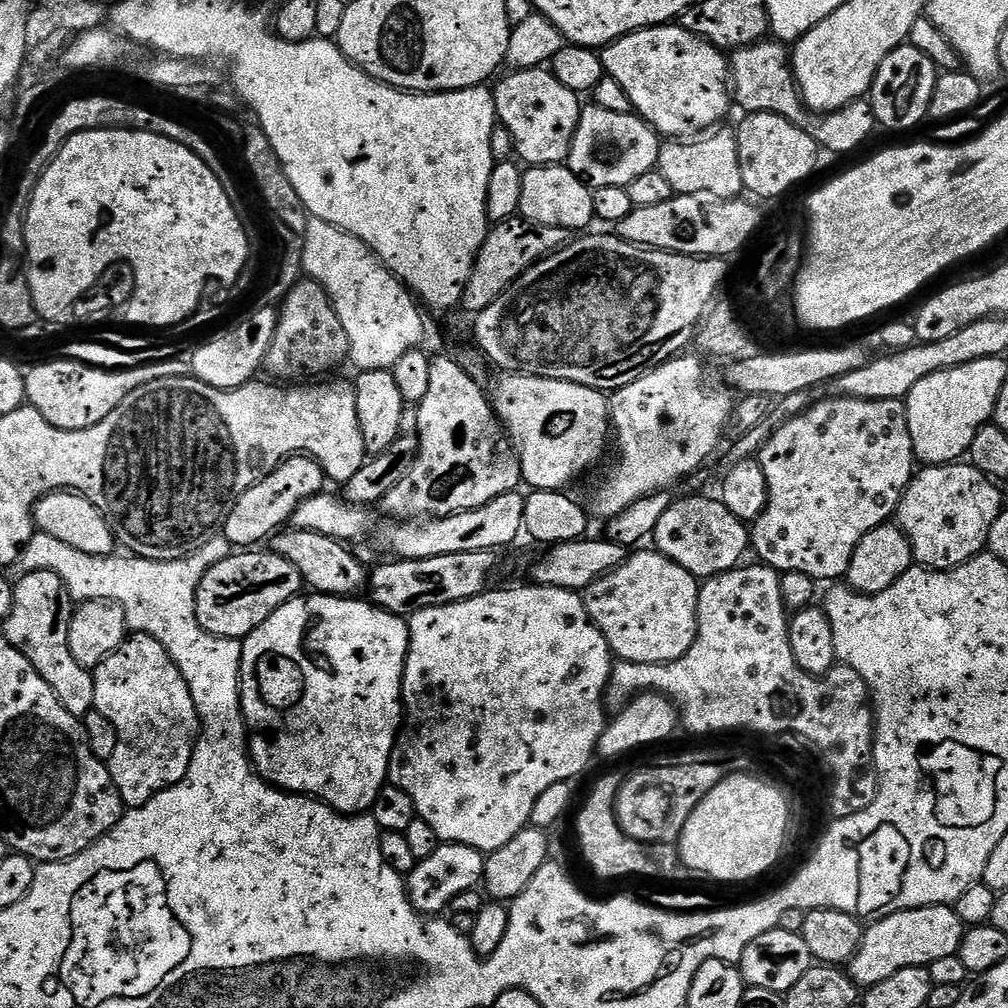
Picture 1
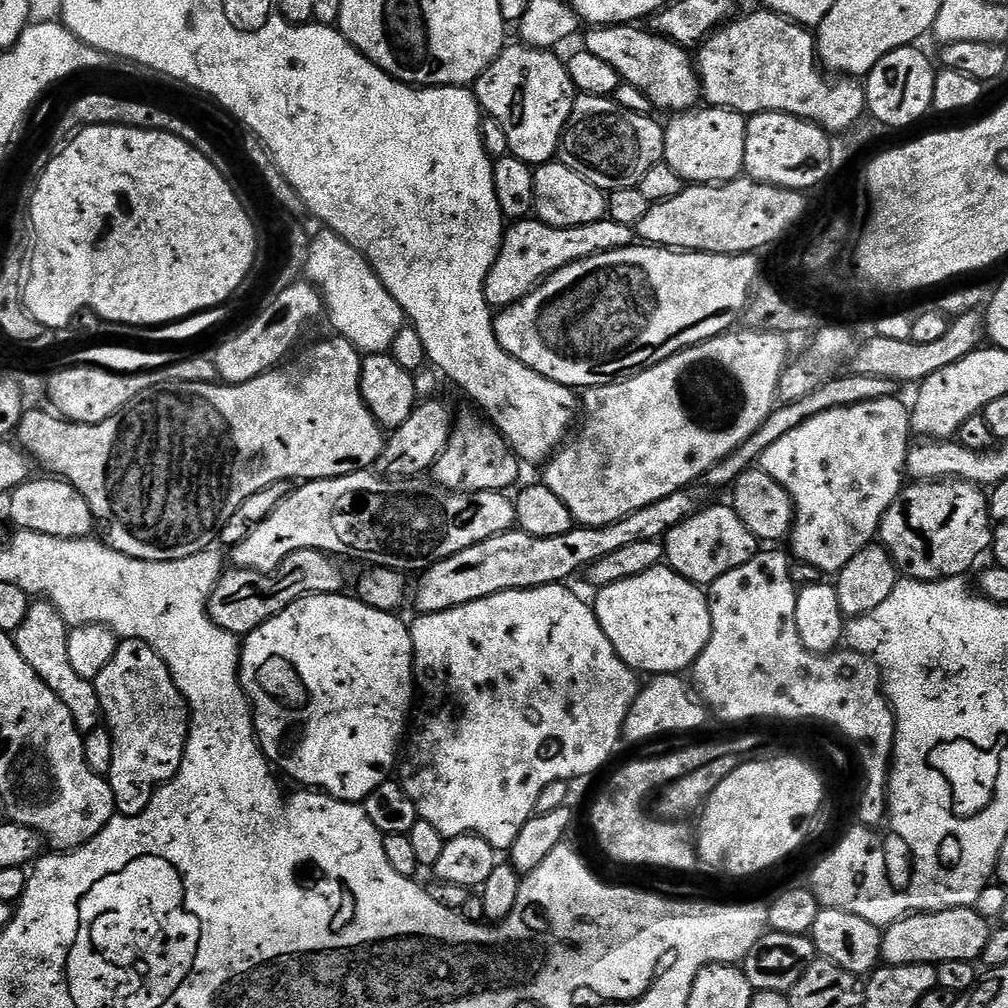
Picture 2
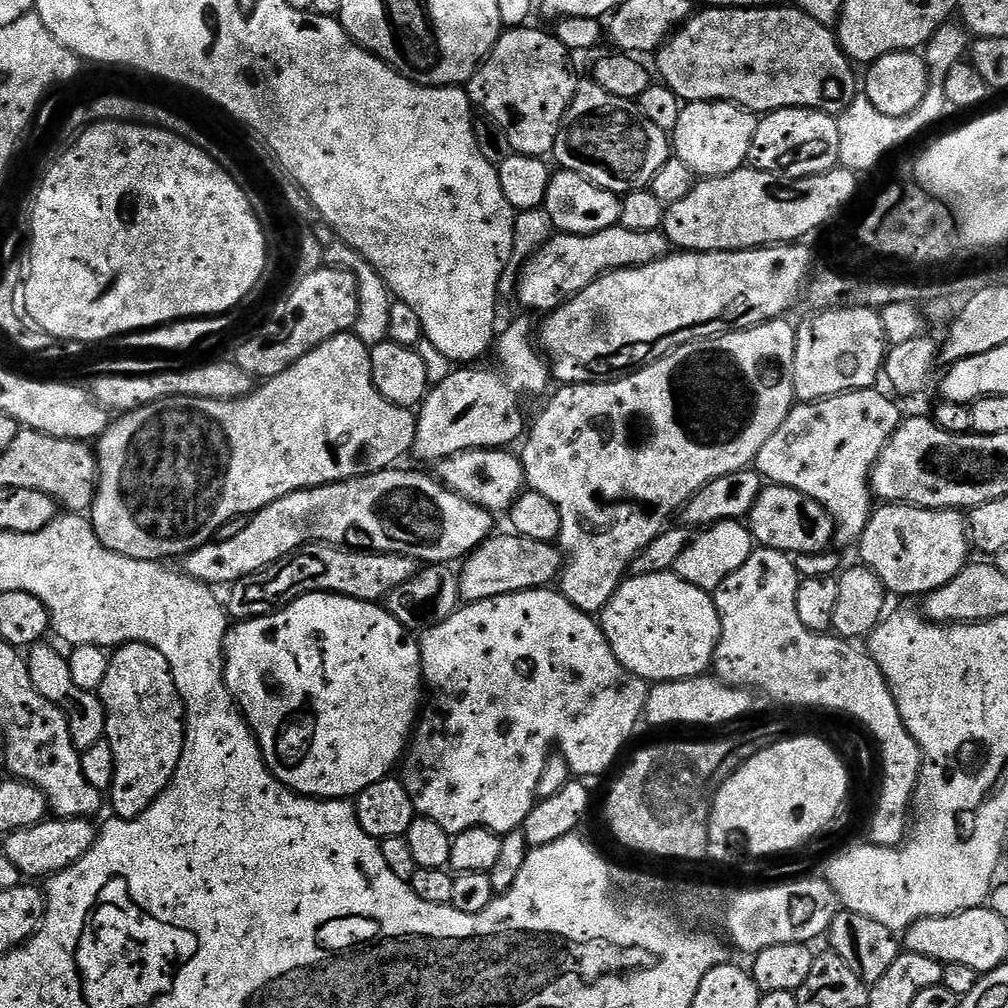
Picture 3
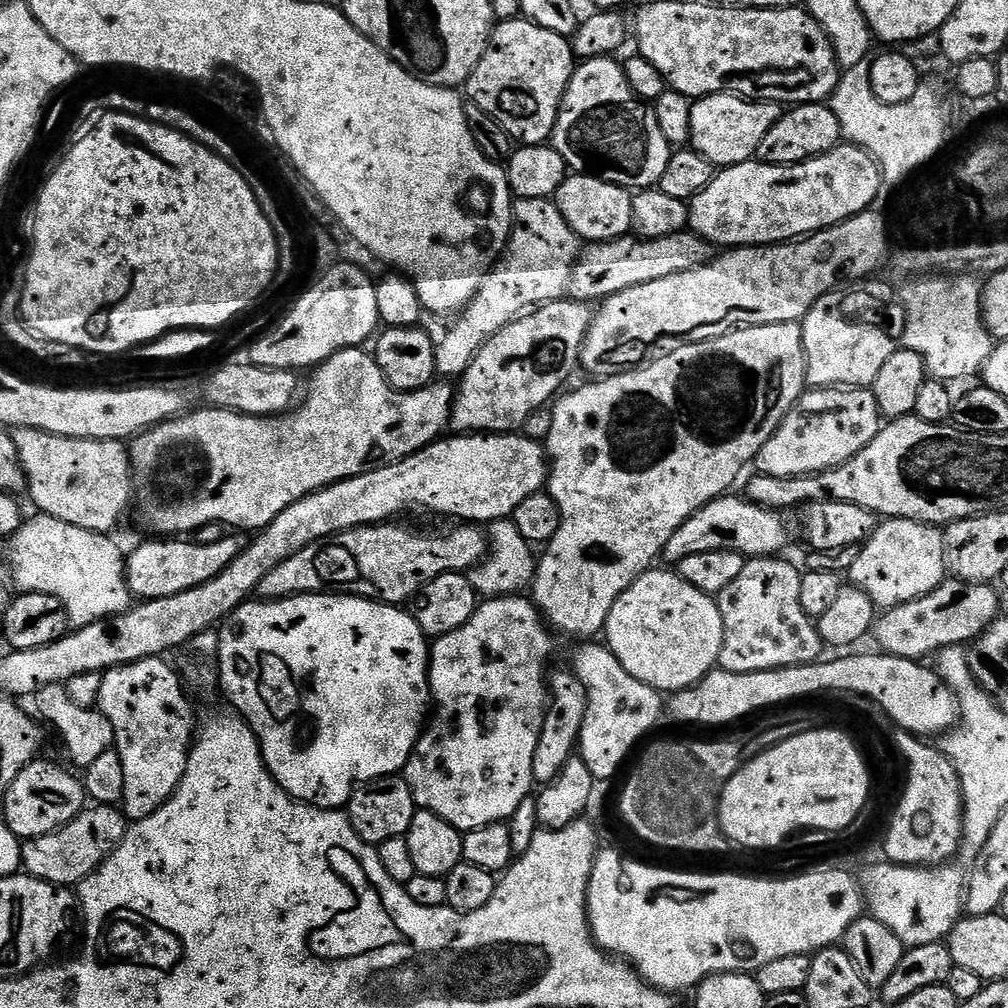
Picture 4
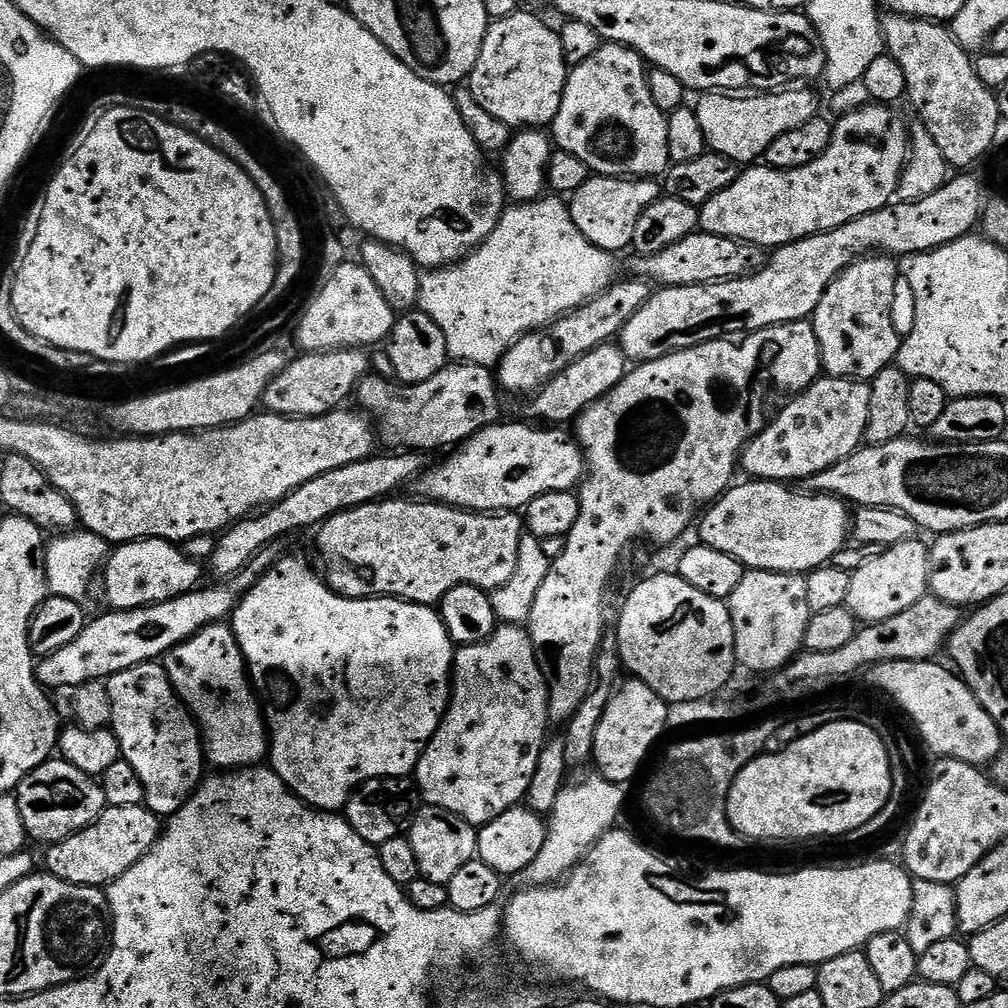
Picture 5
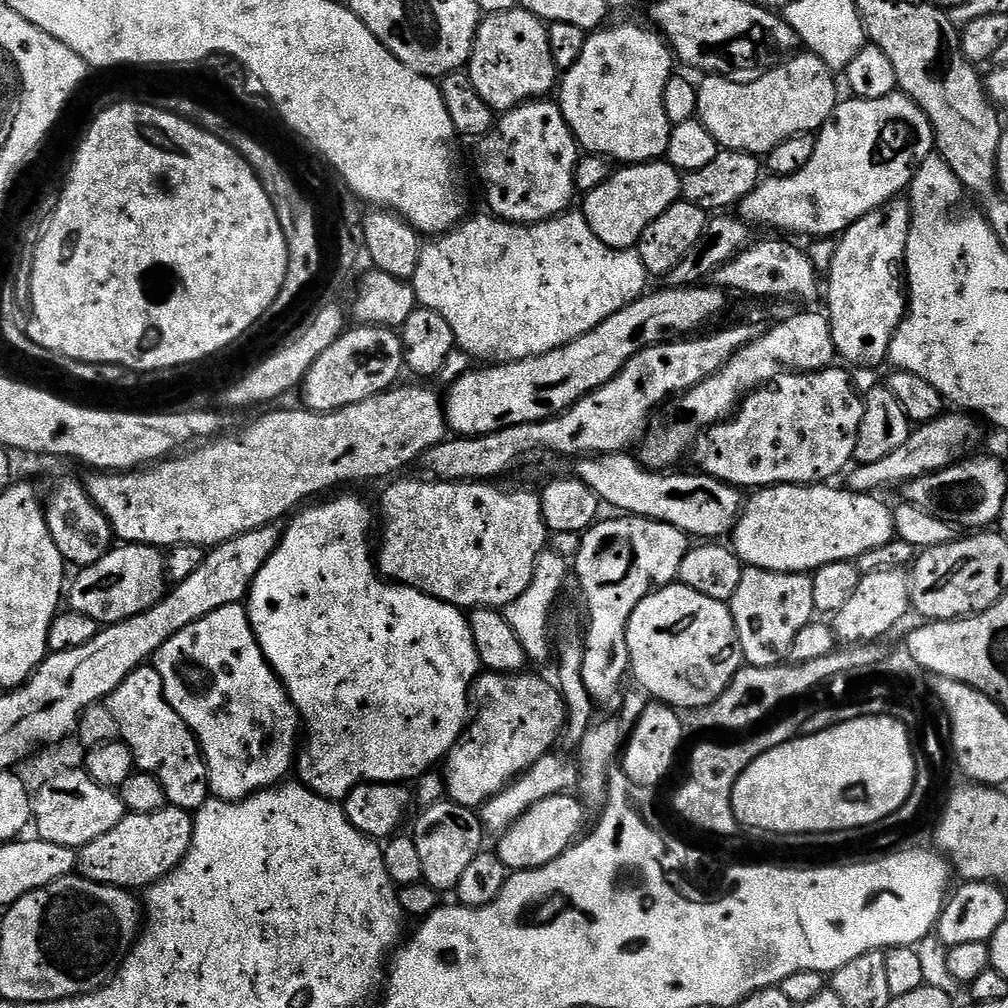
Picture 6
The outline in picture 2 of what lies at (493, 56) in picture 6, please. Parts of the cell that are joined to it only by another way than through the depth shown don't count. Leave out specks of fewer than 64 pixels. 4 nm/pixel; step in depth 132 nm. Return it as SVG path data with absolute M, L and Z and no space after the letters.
M523 42L509 43L500 57L478 77L476 101L506 133L509 153L529 166L549 163L559 153L560 139L578 95L568 65L547 48L529 48Z

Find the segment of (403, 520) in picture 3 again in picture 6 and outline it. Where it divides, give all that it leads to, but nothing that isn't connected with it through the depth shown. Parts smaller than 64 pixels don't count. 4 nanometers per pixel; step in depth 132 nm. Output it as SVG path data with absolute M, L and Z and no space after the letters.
M124 544L113 547L98 562L94 562L89 568L81 568L75 574L76 581L71 581L66 592L66 604L71 611L78 614L86 614L86 618L94 618L102 626L121 624L122 621L132 616L142 614L150 610L166 595L166 577L164 575L165 557L161 549L152 547L151 544Z

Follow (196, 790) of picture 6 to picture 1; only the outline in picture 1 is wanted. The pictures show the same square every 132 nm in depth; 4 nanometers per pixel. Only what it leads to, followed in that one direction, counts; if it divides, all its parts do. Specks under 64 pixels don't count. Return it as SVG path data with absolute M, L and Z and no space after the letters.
M143 634L129 635L121 648L114 650L112 656L107 656L94 669L92 677L95 711L106 714L106 718L114 722L114 730L118 734L118 746L114 746L114 754L106 761L108 773L112 776L125 809L140 808L162 790L186 778L196 738L200 735L200 715L194 706L190 686L186 678L182 678L178 666L172 661L162 642Z

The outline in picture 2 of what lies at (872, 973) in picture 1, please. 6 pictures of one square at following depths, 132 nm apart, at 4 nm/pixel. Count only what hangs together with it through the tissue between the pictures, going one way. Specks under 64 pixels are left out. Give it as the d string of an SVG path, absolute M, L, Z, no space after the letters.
M975 907L947 908L941 912L918 912L895 920L893 924L883 929L882 950L880 955L884 964L906 966L907 964L941 964L942 962L973 962L983 957L986 942L990 938L993 925L982 914L976 912Z

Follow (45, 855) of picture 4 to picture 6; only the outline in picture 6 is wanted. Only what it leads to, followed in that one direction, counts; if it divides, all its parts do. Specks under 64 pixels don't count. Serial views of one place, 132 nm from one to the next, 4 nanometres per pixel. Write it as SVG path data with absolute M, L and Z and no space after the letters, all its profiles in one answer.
M165 806L154 814L125 814L114 830L83 844L76 854L76 872L95 884L147 890L180 864L192 841L193 813Z

